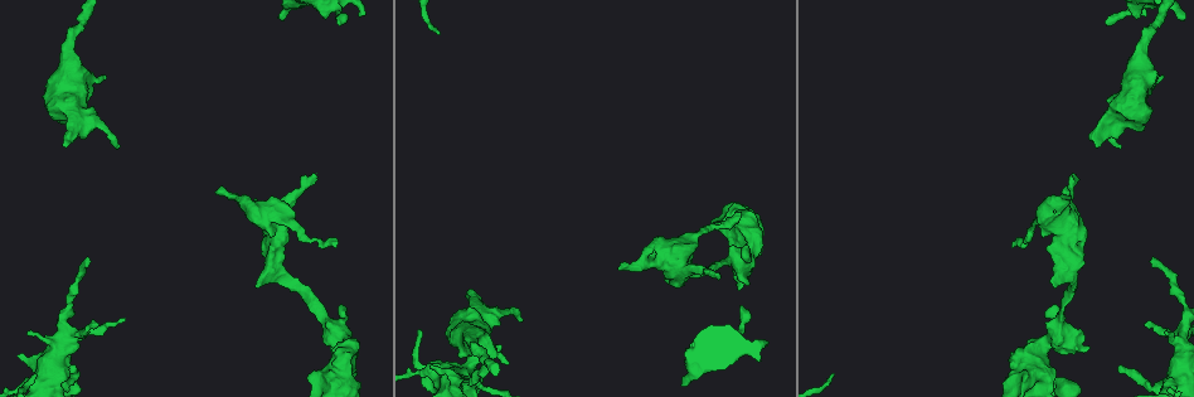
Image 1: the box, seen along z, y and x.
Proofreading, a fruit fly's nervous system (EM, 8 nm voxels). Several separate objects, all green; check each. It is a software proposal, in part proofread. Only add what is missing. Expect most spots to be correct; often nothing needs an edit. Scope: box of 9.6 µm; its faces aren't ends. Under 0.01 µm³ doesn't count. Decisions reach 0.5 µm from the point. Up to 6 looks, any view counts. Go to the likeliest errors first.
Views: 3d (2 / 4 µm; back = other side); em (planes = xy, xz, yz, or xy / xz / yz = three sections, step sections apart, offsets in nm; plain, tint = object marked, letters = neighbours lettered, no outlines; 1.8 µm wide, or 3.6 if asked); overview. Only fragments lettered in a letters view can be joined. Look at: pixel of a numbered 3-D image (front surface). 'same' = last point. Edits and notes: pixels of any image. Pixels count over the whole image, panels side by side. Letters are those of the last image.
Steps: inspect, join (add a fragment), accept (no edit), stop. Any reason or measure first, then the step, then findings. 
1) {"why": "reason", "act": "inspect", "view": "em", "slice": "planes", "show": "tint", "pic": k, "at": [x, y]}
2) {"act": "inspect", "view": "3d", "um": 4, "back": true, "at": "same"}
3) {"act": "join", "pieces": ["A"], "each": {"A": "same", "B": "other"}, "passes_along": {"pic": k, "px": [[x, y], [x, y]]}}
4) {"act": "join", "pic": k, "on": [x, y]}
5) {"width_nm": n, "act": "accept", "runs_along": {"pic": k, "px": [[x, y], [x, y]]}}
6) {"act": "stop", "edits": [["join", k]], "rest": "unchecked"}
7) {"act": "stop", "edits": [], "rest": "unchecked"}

{"why": "free end", "act": "inspect", "view": "3d", "um": 2, "pic": 1, "at": [741, 307]}

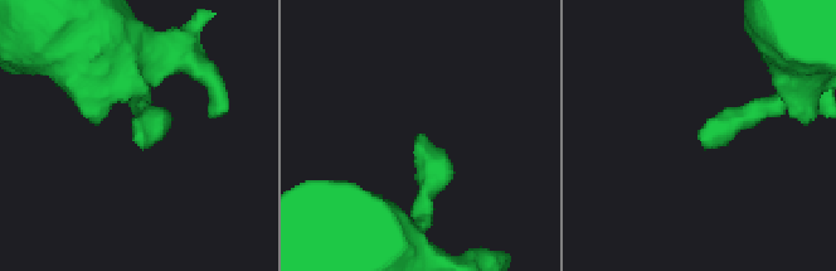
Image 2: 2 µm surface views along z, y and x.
{"act": "inspect", "view": "em", "slice": "yz", "step": 16, "show": "tint", "pic": 2, "at": [703, 138]}

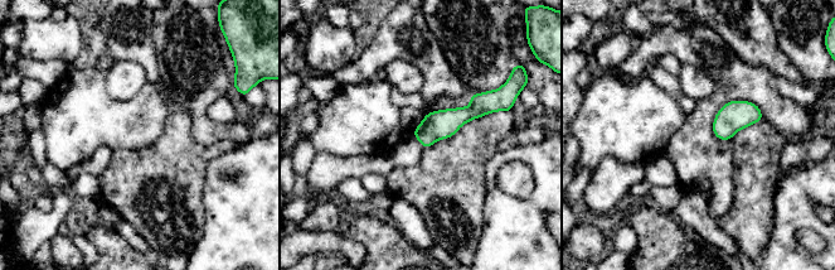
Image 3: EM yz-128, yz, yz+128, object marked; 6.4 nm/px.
{"act": "inspect", "view": "em", "slice": "planes", "show": "letters", "at": "same"}

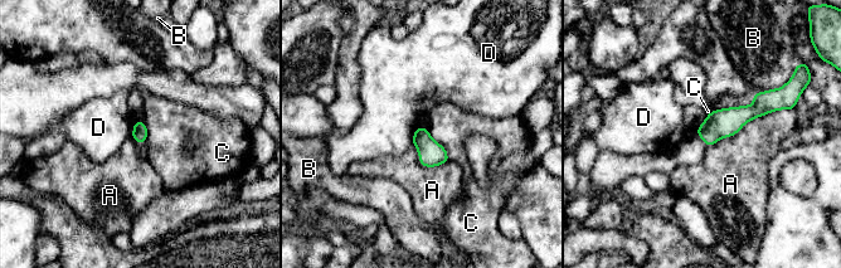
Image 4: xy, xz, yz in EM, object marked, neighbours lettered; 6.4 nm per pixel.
{"act": "accept", "each": {"A": "other", "B": "other", "C": "other", "D": "other"}, "border": {"pic": 4, "px": [[426, 128], [445, 149], [450, 160]]}, "found": "none of them fits"}

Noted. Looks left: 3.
{"why": "free end", "act": "inspect", "view": "3d", "um": 4, "pic": 1, "at": [342, 307]}

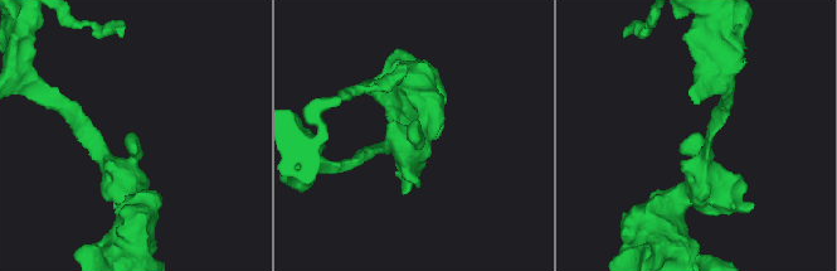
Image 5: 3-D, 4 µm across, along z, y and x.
{"why": "need the tissue", "act": "inspect", "view": "em", "slice": "planes", "show": "tint", "pic": 5, "at": [695, 134]}

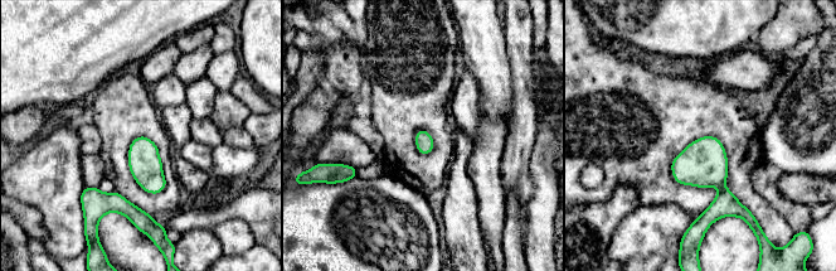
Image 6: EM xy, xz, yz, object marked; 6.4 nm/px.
{"why": "what lies round it", "act": "inspect", "view": "em", "slice": "planes", "show": "letters", "at": "same"}

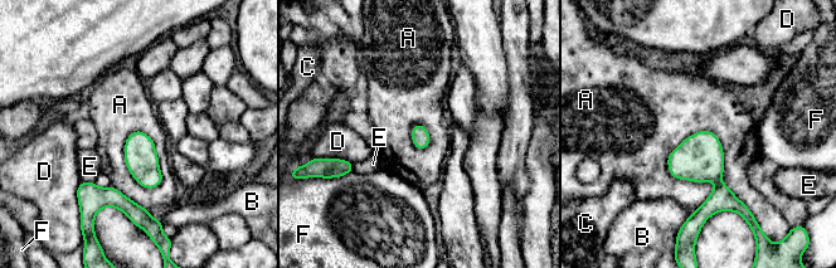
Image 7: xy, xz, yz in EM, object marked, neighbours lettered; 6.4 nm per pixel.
{"act": "accept", "each": {"A": "other", "B": "other", "C": "other", "D": "other", "E": "other", "F": "other"}, "border": {"pic": 7, "px": [[669, 154], [711, 131], [748, 209]]}, "found": "none of them fits"}

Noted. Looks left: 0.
{"act": "stop", "edits": [], "rest": "unchecked"}

